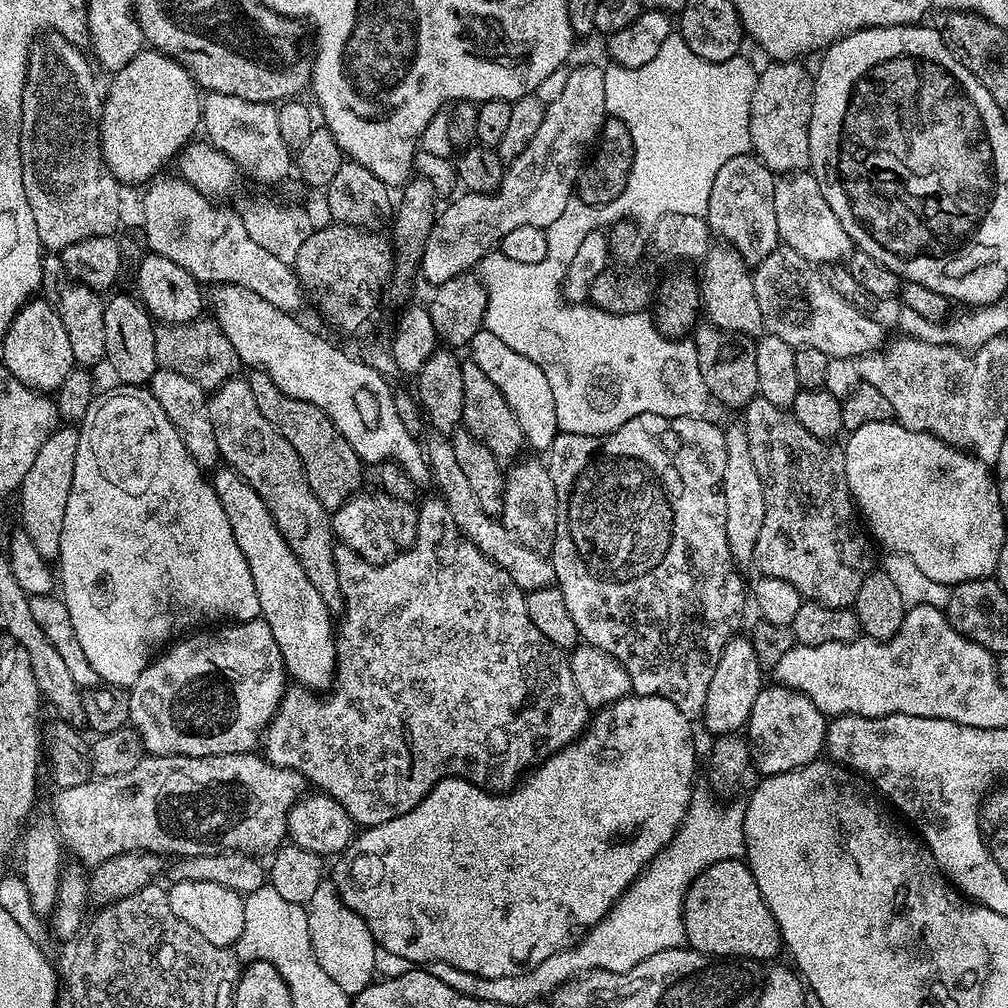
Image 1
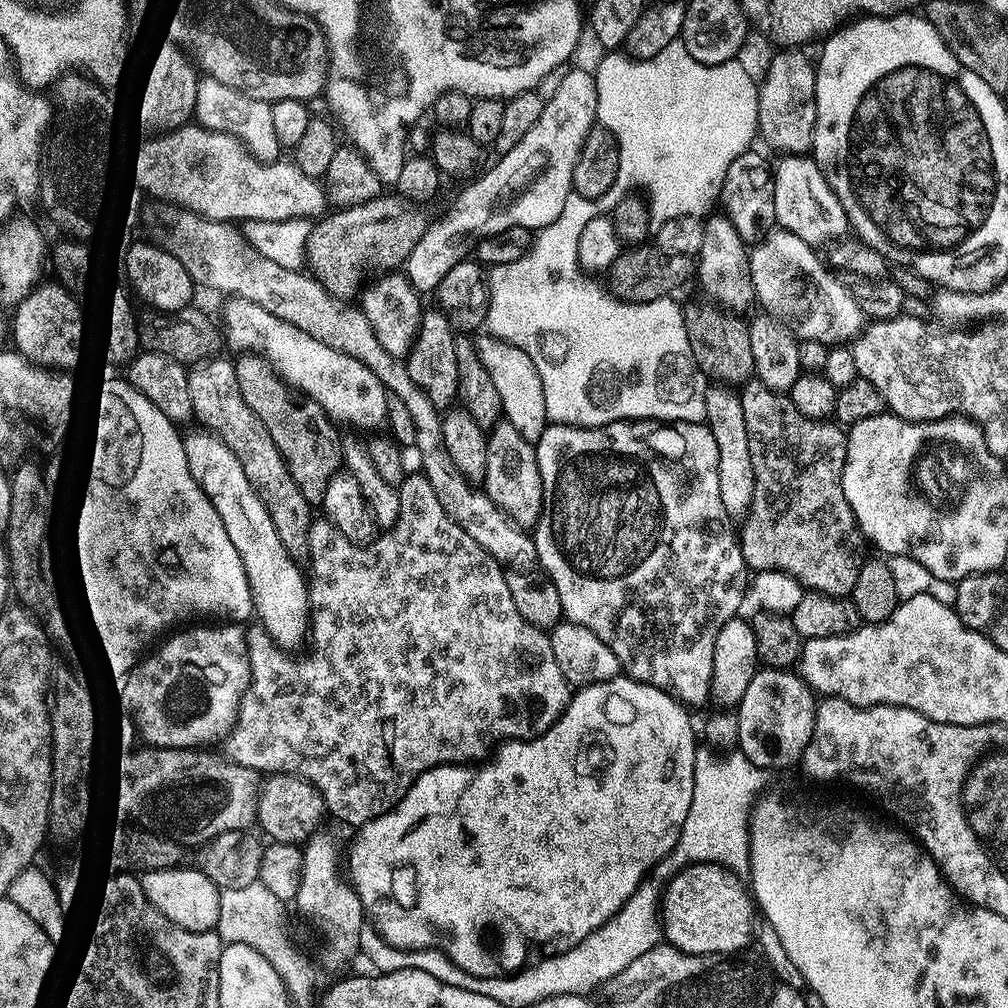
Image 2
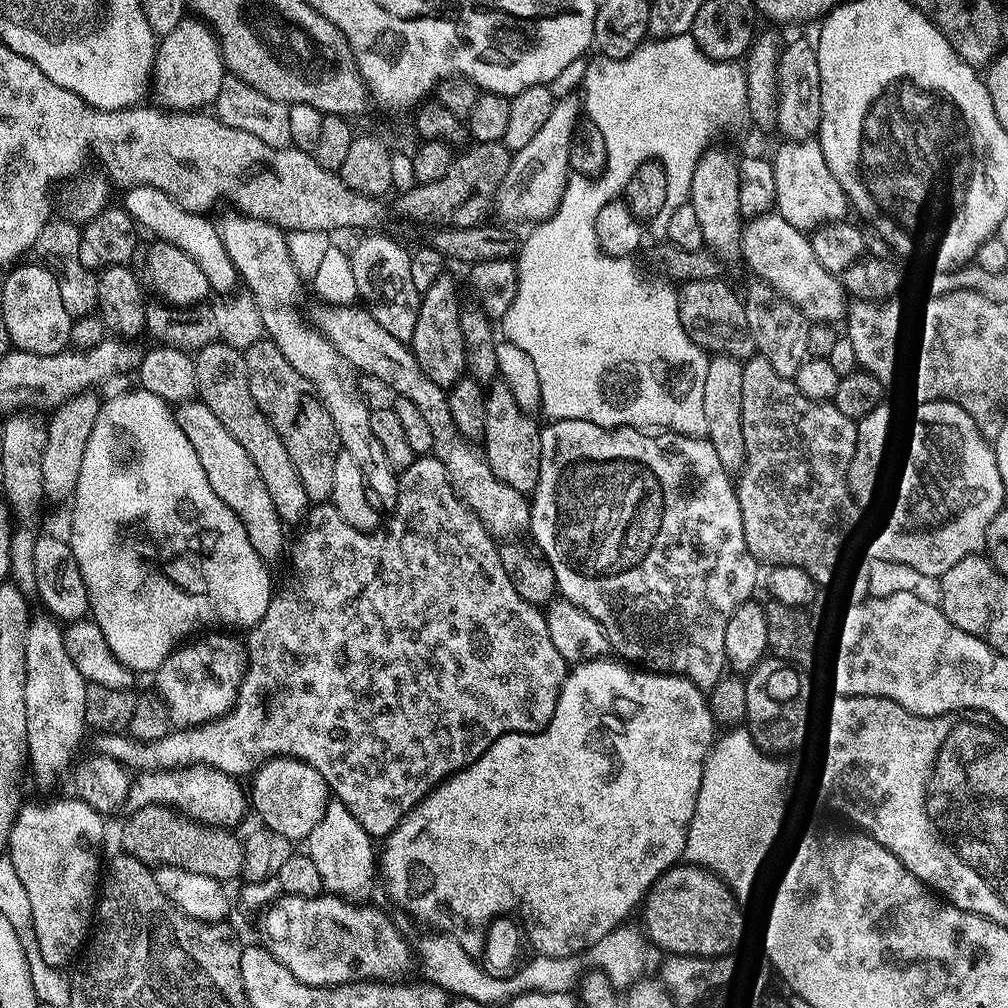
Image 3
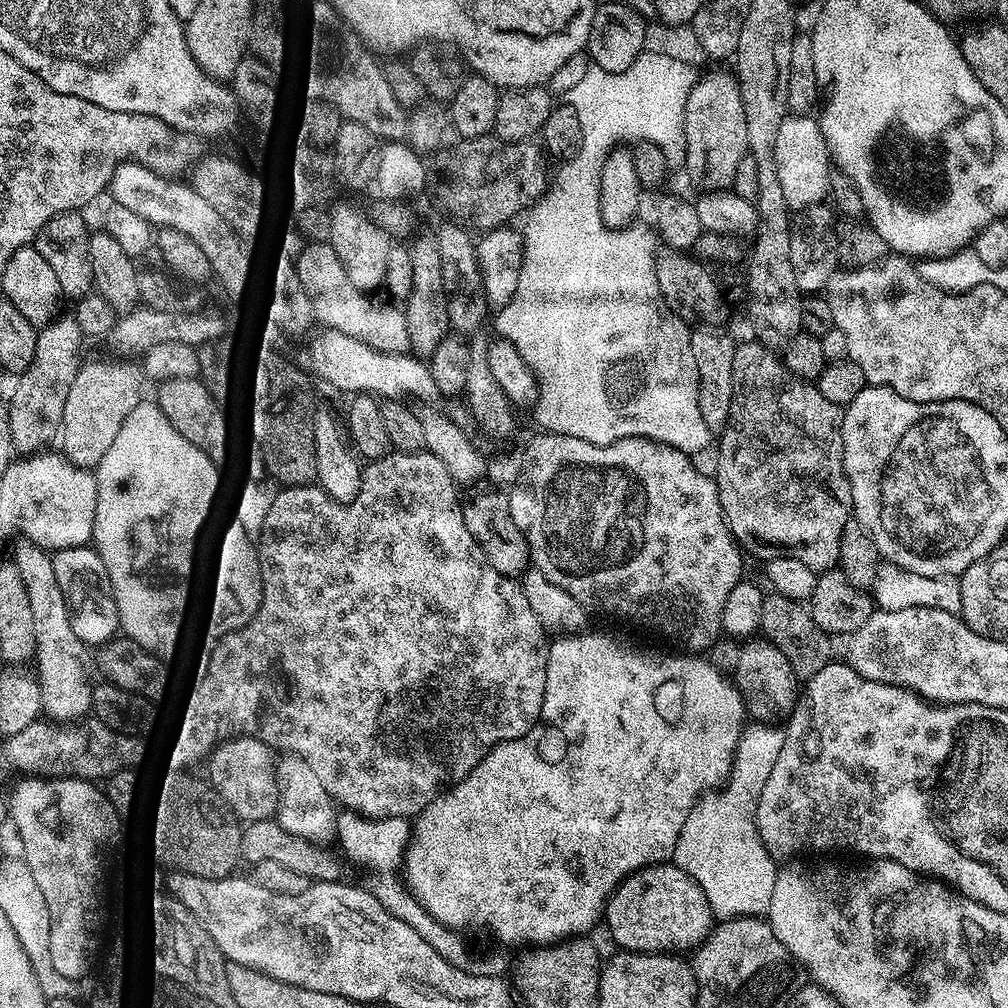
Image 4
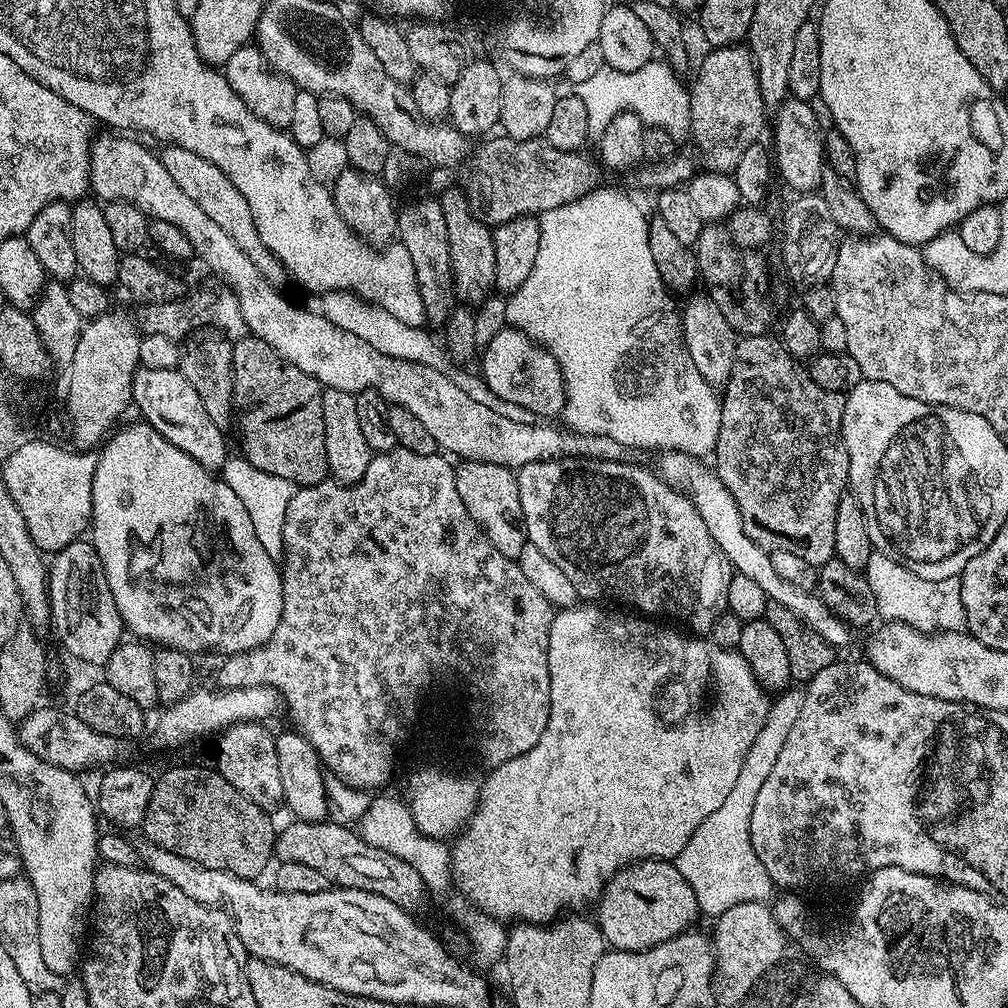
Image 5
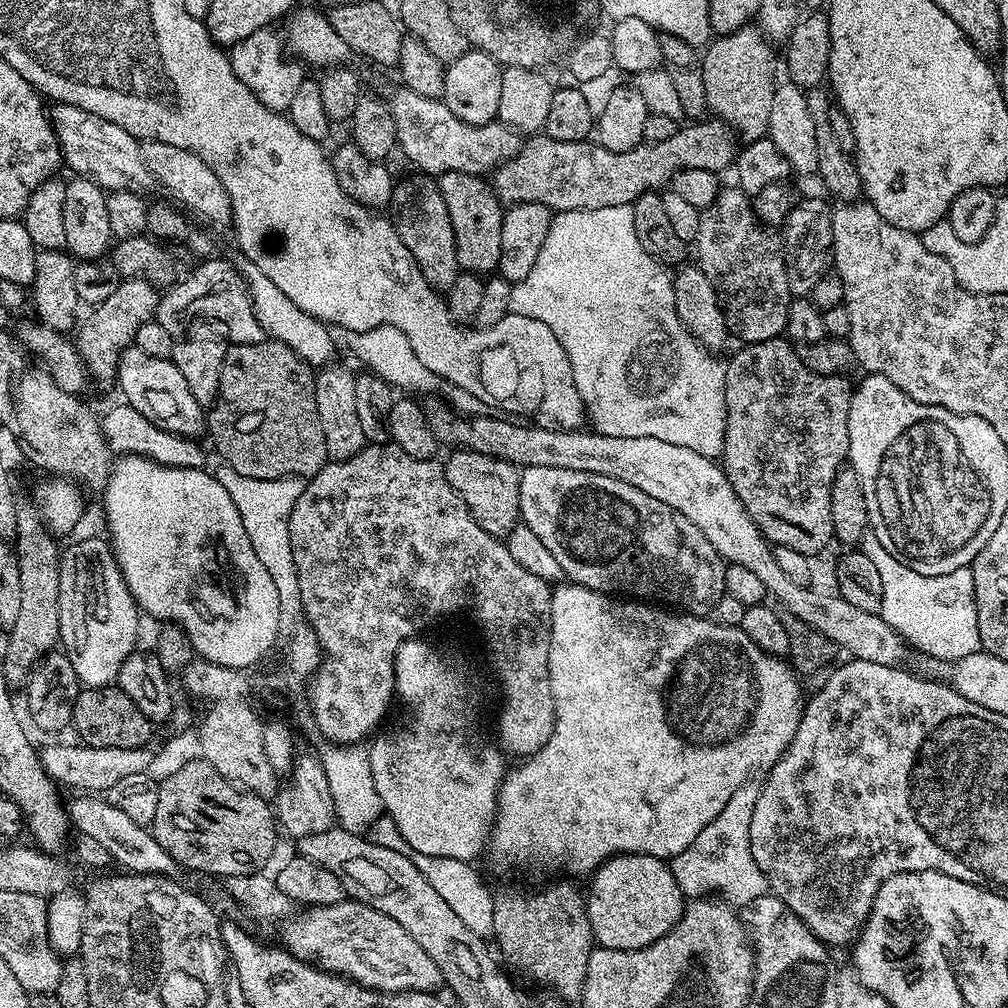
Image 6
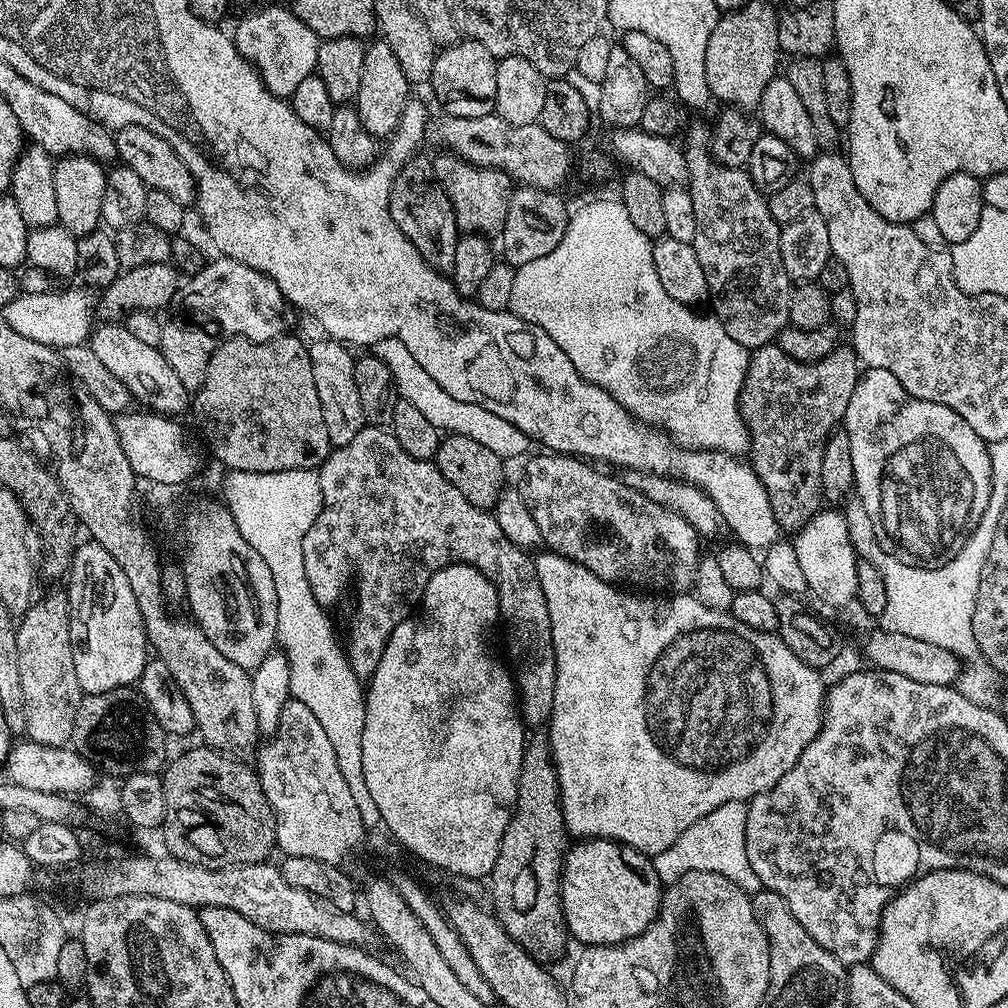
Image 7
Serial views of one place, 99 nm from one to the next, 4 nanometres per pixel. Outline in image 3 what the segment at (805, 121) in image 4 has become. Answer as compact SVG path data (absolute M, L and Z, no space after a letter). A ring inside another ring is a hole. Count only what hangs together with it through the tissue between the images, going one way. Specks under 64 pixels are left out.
M785 139L784 145L771 157L774 170L774 190L776 191L775 211L780 213L790 226L801 230L812 230L827 222L840 222L845 219L844 211L849 211L848 197L842 186L830 174L828 160L822 154L819 139Z

